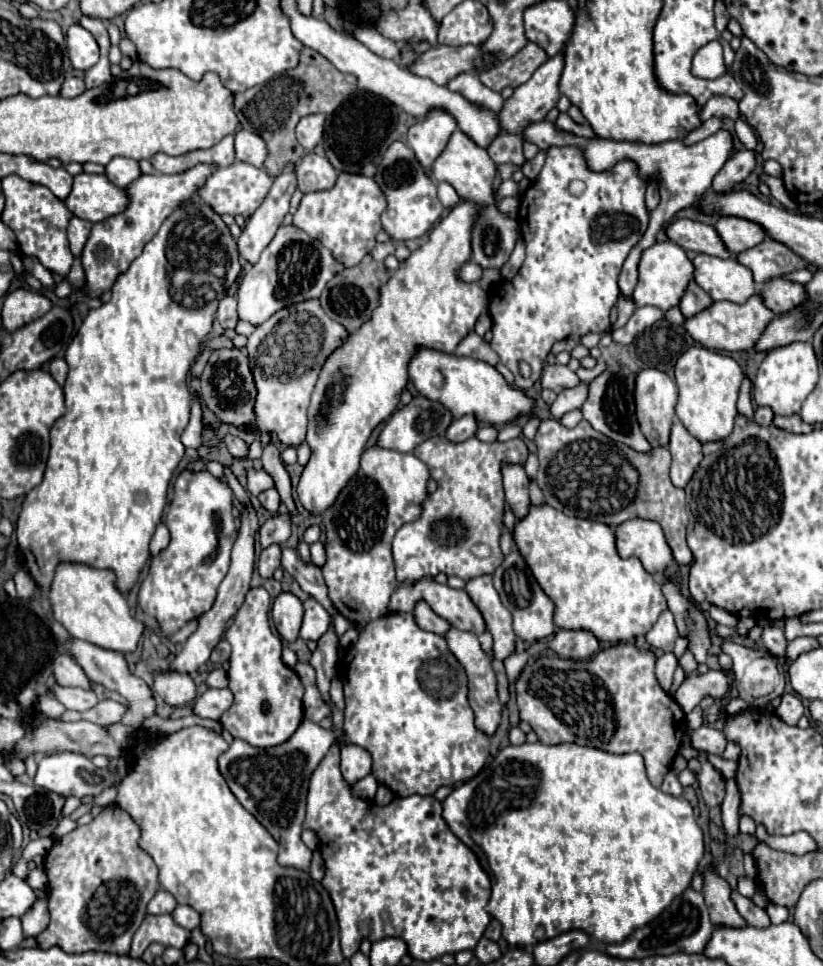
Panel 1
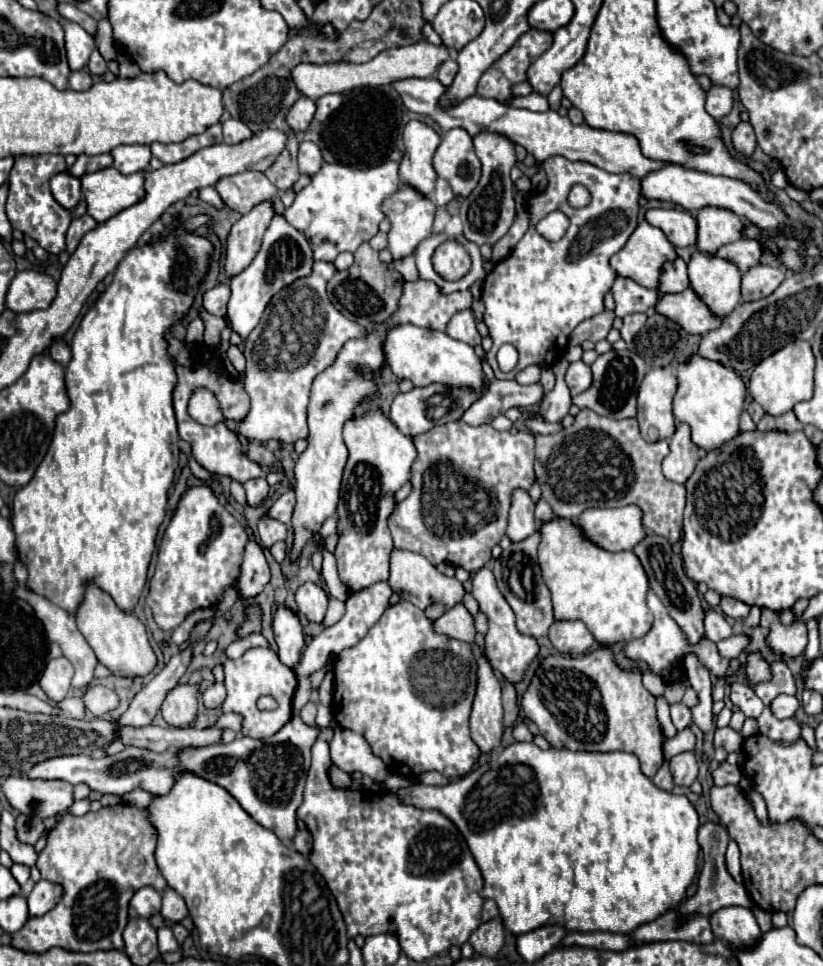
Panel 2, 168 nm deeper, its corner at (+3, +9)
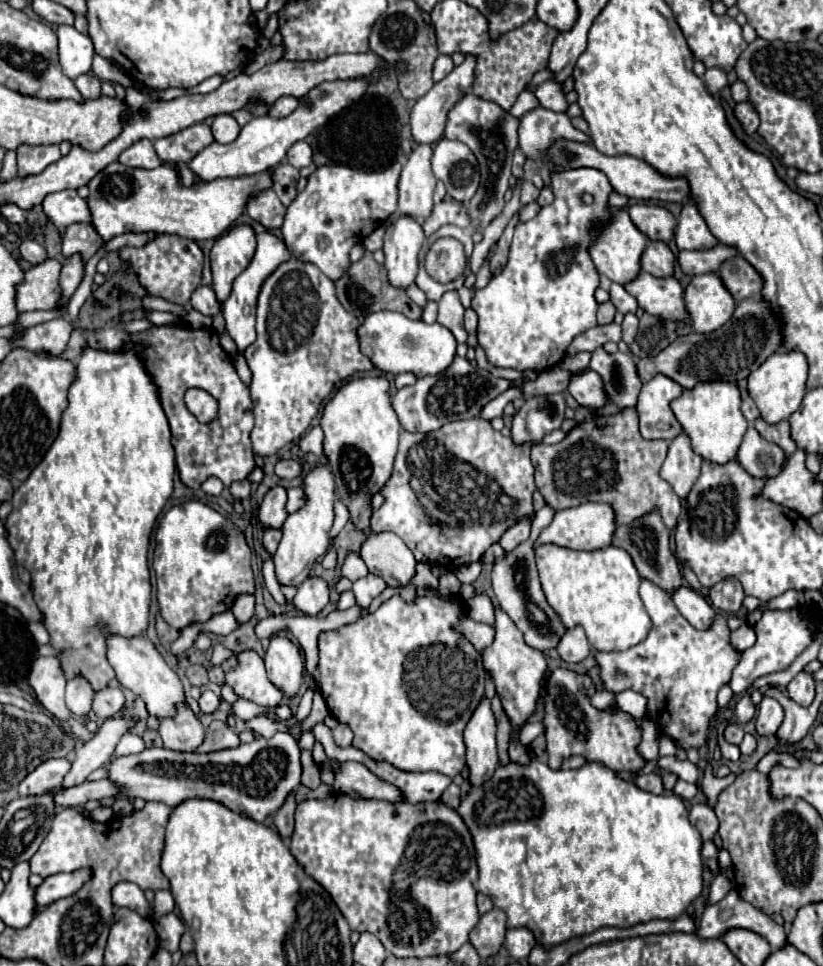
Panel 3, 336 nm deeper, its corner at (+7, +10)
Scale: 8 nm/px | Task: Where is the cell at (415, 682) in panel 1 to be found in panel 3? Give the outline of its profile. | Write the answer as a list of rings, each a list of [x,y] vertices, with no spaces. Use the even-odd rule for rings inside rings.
[[[433,593],[421,597],[415,605],[407,605],[395,595],[375,613],[319,637],[321,693],[331,715],[339,723],[349,725],[355,733],[353,747],[401,771],[437,771],[447,777],[461,773],[467,763],[463,729],[485,693],[481,655],[453,629],[461,613],[461,603],[445,603]]]

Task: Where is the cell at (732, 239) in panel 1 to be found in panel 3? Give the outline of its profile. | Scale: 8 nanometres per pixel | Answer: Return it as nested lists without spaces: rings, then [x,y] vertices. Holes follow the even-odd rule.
[[[689,201],[683,205],[681,217],[675,229],[675,241],[679,249],[711,249],[719,241],[707,227],[707,221],[699,213],[697,203]]]

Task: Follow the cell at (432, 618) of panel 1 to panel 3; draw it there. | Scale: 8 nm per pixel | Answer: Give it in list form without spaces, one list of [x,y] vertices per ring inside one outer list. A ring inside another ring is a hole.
[[[461,615],[455,629],[467,637],[467,641],[477,649],[483,651],[489,643],[493,643],[493,627],[473,621],[469,615]]]

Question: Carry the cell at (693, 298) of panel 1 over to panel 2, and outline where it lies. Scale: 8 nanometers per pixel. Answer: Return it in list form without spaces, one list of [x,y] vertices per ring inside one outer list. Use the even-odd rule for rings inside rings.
[[[683,258],[667,260],[663,264],[663,268],[661,268],[659,292],[675,294],[675,292],[683,292],[685,288],[689,288],[689,278],[687,278],[687,270],[685,270]]]

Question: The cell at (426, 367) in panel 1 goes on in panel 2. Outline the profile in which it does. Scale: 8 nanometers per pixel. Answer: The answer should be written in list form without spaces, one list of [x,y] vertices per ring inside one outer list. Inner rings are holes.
[[[397,324],[389,326],[385,340],[383,340],[383,354],[385,364],[393,370],[397,378],[407,378],[415,386],[429,386],[433,382],[449,384],[449,386],[471,386],[475,390],[483,384],[483,370],[481,360],[469,344],[461,344],[447,336],[447,332],[419,328],[413,324]]]

